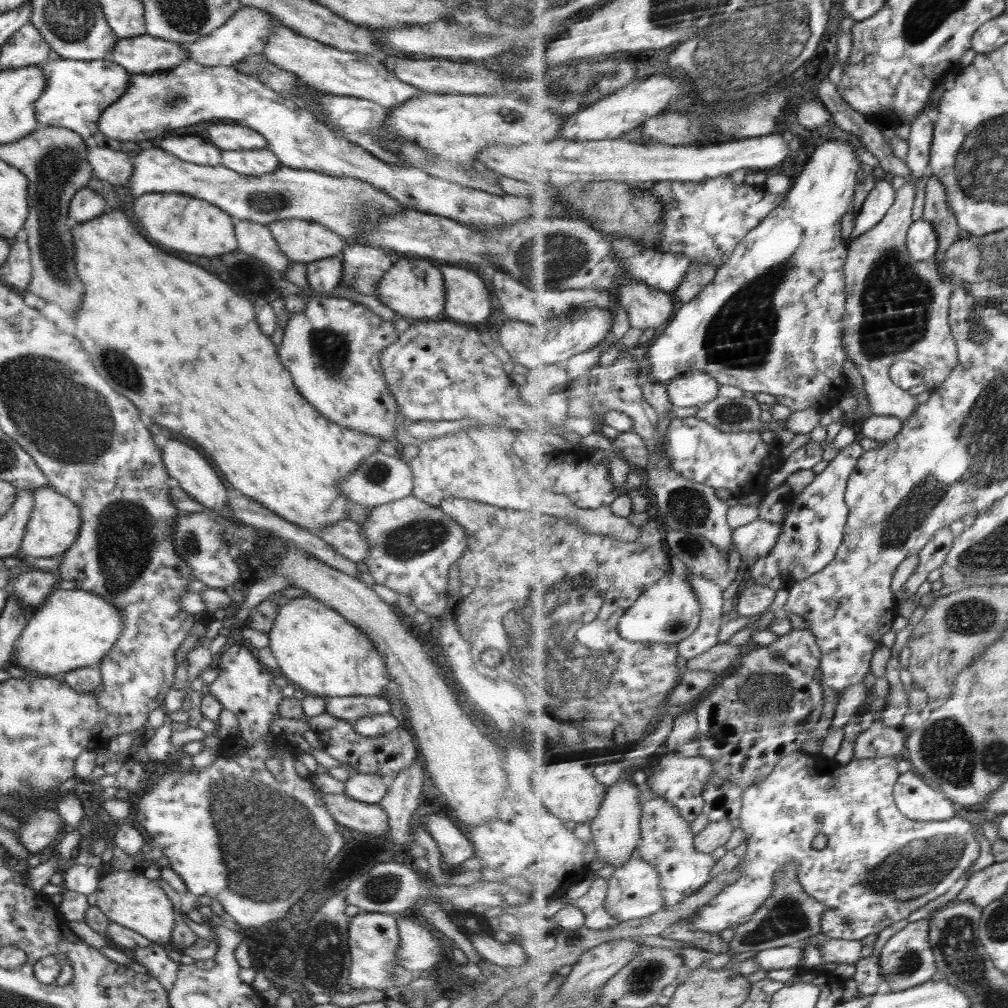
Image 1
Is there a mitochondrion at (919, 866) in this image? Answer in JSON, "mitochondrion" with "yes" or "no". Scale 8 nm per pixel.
{"mitochondrion":"yes"}

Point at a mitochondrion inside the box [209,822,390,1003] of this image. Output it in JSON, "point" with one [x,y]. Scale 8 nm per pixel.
{"point":[324,961]}

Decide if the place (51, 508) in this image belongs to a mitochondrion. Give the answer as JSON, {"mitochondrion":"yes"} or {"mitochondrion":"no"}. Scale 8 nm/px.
{"mitochondrion":"no"}

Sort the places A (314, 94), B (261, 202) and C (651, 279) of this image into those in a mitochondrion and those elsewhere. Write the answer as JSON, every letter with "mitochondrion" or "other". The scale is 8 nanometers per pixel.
{"A":"other","B":"mitochondrion","C":"other"}

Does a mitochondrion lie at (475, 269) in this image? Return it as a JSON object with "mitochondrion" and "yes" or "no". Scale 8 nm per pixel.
{"mitochondrion":"no"}

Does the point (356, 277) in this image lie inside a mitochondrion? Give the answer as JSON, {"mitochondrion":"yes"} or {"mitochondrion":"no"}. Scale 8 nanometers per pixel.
{"mitochondrion":"yes"}

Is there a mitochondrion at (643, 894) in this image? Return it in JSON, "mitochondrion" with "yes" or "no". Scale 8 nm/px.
{"mitochondrion":"no"}

